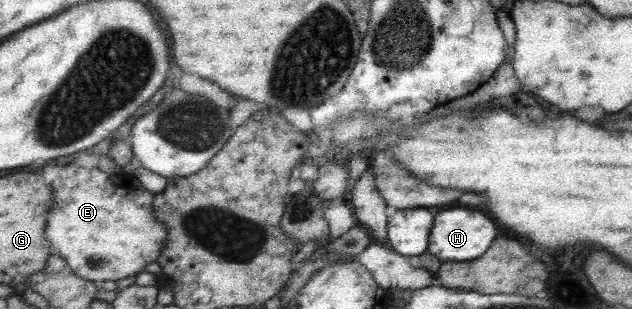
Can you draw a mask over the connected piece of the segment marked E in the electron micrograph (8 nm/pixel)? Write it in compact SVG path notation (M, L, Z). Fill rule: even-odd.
M74 163L63 166L61 174L51 182L55 186L55 210L51 210L51 222L47 222L47 238L51 238L51 254L63 254L63 258L79 278L88 281L121 280L143 272L143 269L159 259L166 240L163 224L151 216L154 194L144 190L137 179L125 172L112 175L97 167L86 169Z

